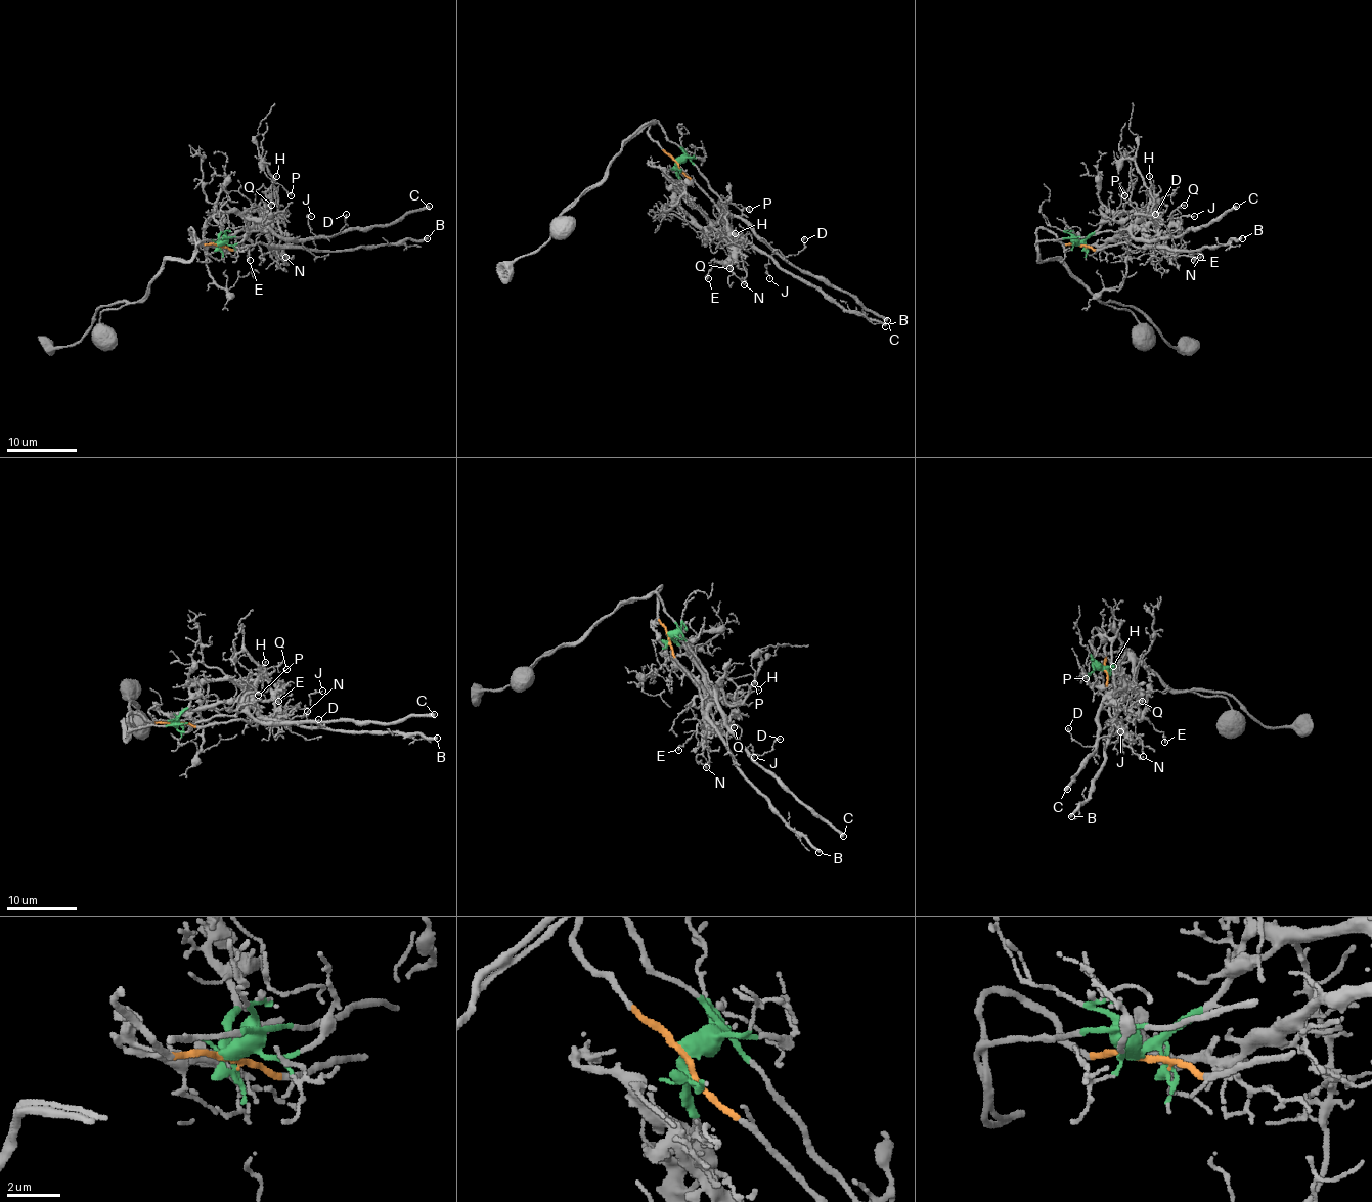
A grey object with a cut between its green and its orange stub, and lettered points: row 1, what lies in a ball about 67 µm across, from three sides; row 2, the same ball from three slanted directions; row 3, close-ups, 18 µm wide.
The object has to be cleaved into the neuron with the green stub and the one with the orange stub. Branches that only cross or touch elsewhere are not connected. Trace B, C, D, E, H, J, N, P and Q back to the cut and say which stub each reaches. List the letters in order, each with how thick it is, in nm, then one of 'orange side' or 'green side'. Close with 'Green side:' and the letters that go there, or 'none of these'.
B: 300 nm thick; orange side
C: 400 nm thick; green side
D: 130 nm thick; green side
E: 130 nm thick; orange side
H: 130 nm thick; green side
J: 100 nm thick; green side
N: 110 nm thick; orange side
P: 130 nm thick; green side
Q: 150 nm thick; orange side
Green side: C, D, H, J, P

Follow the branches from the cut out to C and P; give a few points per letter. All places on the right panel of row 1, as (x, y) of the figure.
C: (1077, 245), (1074, 238), (1077, 236), (1123, 229), (1136, 238), (1176, 238), (1215, 221), (1237, 207)
P: (1077, 245), (1119, 214), (1146, 212), (1155, 205), (1137, 165), (1126, 160), (1118, 173), (1125, 196)

